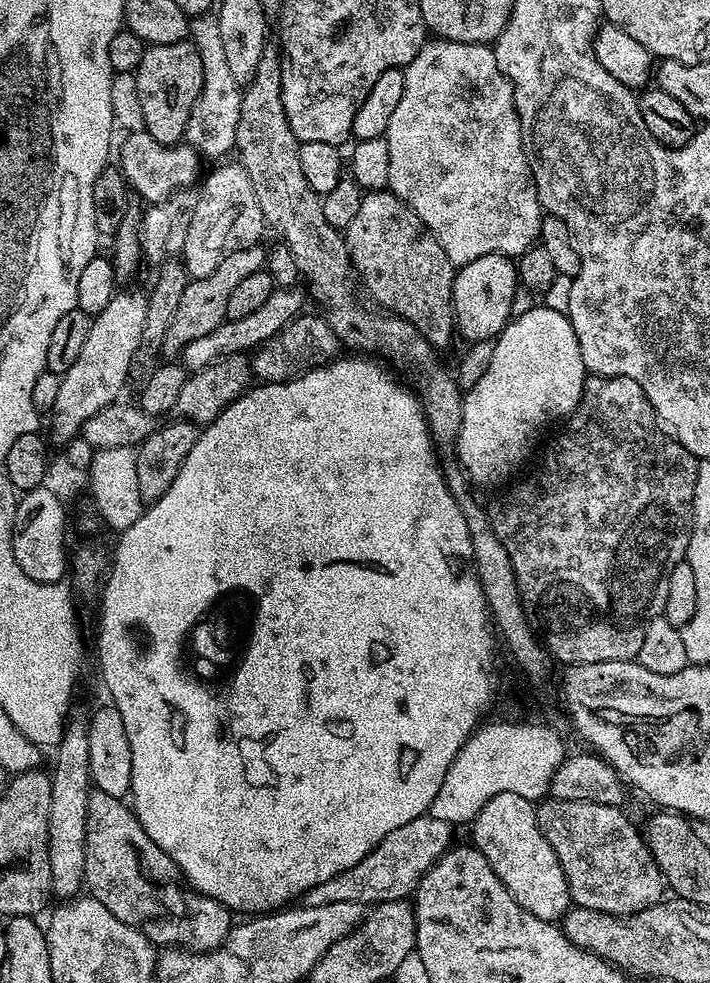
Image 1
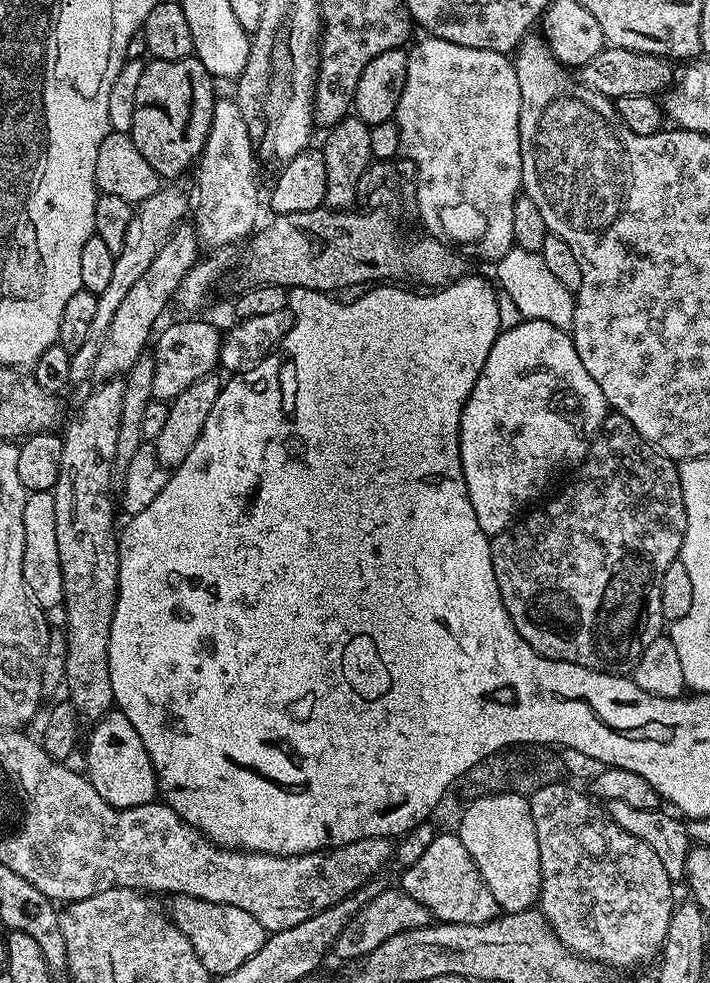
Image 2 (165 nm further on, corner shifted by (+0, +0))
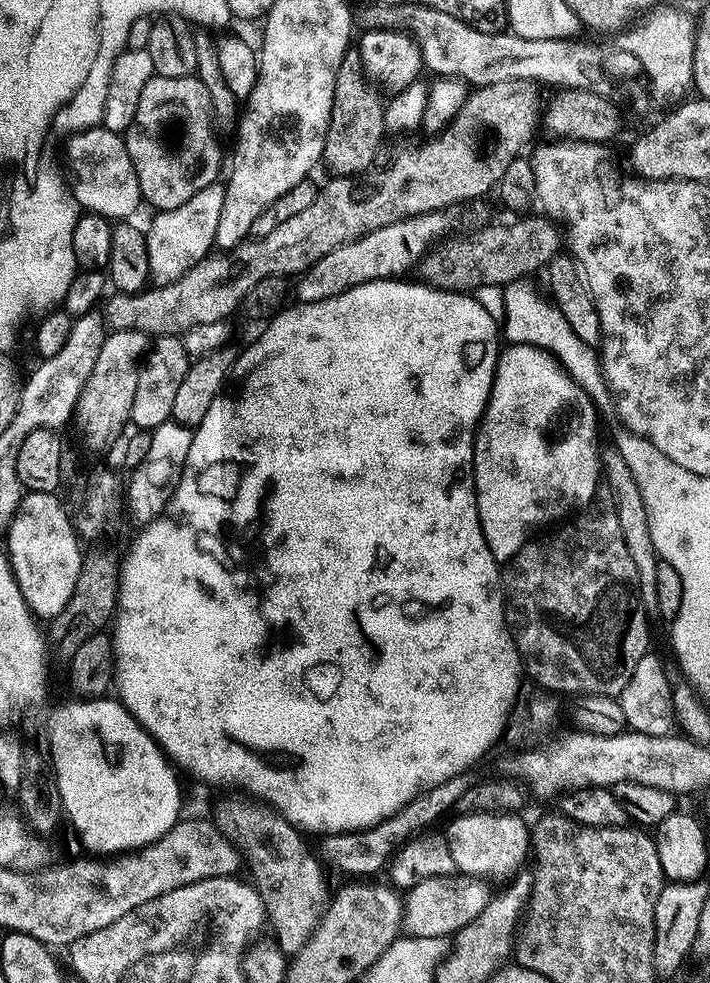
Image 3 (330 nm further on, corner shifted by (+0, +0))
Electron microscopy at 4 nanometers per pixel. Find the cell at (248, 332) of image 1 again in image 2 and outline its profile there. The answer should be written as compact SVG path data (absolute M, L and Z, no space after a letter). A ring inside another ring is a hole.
M184 319L188 320L168 324L164 329L161 327L154 340L156 352L151 353L154 362L152 395L157 401L171 402L175 396L182 394L182 390L194 386L194 382L198 382L198 378L213 375L214 369L220 363L221 329L216 329L208 320Z

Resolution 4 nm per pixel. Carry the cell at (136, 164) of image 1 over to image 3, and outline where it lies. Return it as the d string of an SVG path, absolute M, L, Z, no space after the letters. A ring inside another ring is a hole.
M97 126L95 128L86 128L78 132L76 135L71 137L72 140L68 144L68 168L72 171L72 176L70 175L70 187L72 190L72 195L76 197L76 203L85 213L96 212L99 216L104 216L110 222L124 222L136 212L136 207L141 207L142 197L140 195L140 187L138 186L138 174L134 170L134 162L130 162L130 154L126 150L126 142L124 141L124 136L119 132L111 132L106 130L102 126Z

